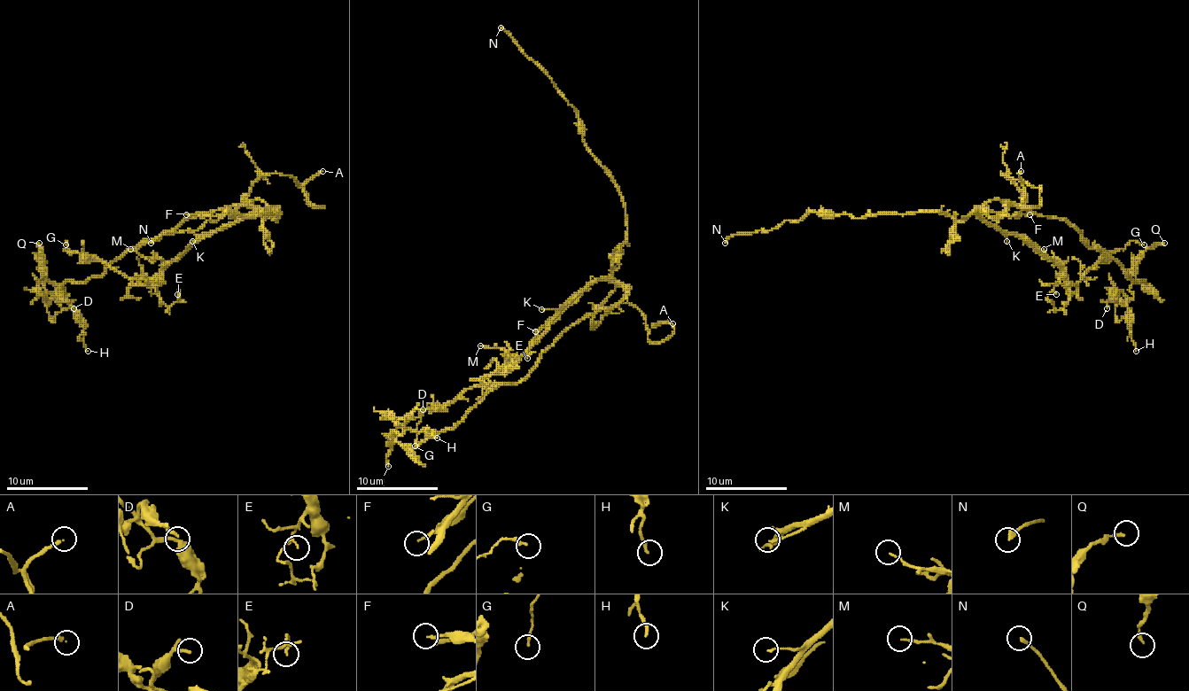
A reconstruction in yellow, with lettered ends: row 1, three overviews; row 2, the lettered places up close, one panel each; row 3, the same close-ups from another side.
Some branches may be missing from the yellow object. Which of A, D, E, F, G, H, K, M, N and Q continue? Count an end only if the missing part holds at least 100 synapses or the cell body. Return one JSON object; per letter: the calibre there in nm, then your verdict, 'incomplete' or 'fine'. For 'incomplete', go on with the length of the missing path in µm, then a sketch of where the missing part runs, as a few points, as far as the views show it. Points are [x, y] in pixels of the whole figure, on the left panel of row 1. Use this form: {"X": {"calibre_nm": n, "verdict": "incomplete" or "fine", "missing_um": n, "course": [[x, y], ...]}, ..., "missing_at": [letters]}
{"A": {"calibre_nm": 180, "verdict": "incomplete", "missing_um": 10, "course": [[322, 171], [330, 163], [330, 159], [316, 136]]}, "D": {"calibre_nm": 190, "verdict": "fine"}, "E": {"calibre_nm": 110, "verdict": "fine"}, "F": {"calibre_nm": 130, "verdict": "fine"}, "G": {"calibre_nm": 180, "verdict": "fine"}, "H": {"calibre_nm": 170, "verdict": "fine"}, "K": {"calibre_nm": 110, "verdict": "fine"}, "M": {"calibre_nm": 110, "verdict": "fine"}, "N": {"calibre_nm": 240, "verdict": "fine"}, "Q": {"calibre_nm": 180, "verdict": "fine"}, "missing_at": ["A"]}

